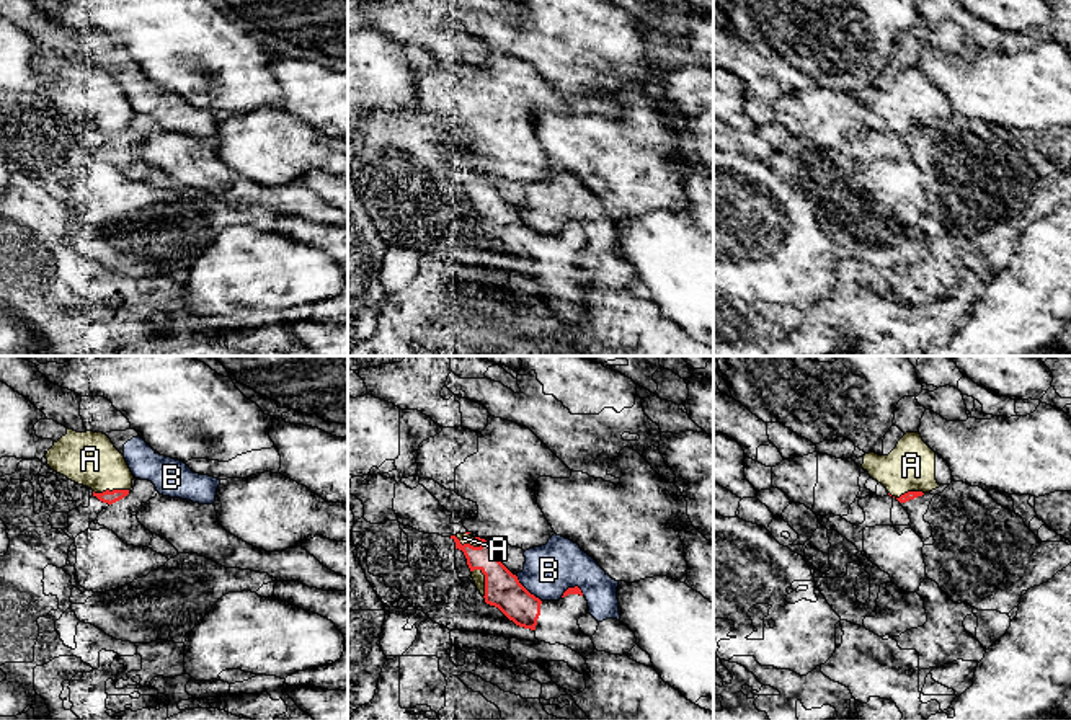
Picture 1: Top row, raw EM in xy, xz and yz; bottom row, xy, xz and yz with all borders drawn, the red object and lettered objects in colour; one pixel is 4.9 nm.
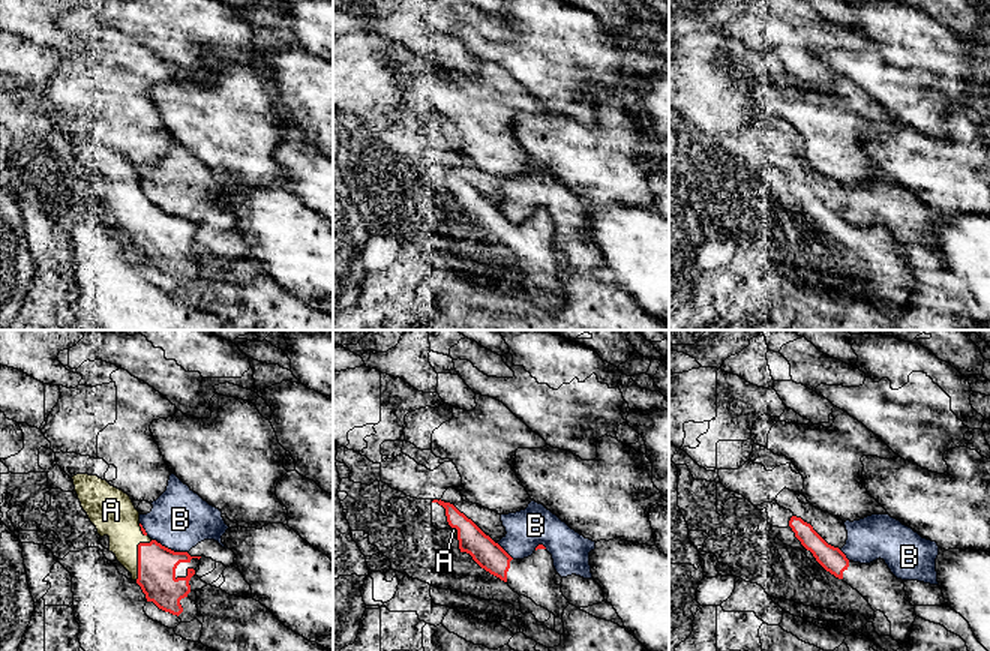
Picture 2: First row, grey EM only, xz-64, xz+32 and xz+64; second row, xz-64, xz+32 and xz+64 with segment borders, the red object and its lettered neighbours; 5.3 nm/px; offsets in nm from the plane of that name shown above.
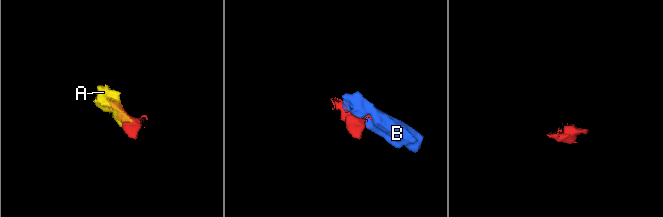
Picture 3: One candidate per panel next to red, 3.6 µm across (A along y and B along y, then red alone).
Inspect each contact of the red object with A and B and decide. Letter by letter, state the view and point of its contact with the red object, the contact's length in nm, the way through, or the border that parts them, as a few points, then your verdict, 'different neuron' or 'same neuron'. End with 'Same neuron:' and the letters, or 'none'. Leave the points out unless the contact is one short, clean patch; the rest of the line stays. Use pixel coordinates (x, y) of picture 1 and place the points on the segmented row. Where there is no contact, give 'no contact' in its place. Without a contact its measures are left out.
A: contact xz (469, 544); length 150 nm; same neuron
B: contact xz (526, 590); length 180 nm; different neuron
Same neuron: A

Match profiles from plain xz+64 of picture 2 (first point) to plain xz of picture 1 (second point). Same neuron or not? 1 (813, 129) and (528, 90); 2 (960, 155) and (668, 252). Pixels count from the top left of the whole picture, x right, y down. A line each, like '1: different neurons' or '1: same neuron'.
1: same neuron
2: different neurons

